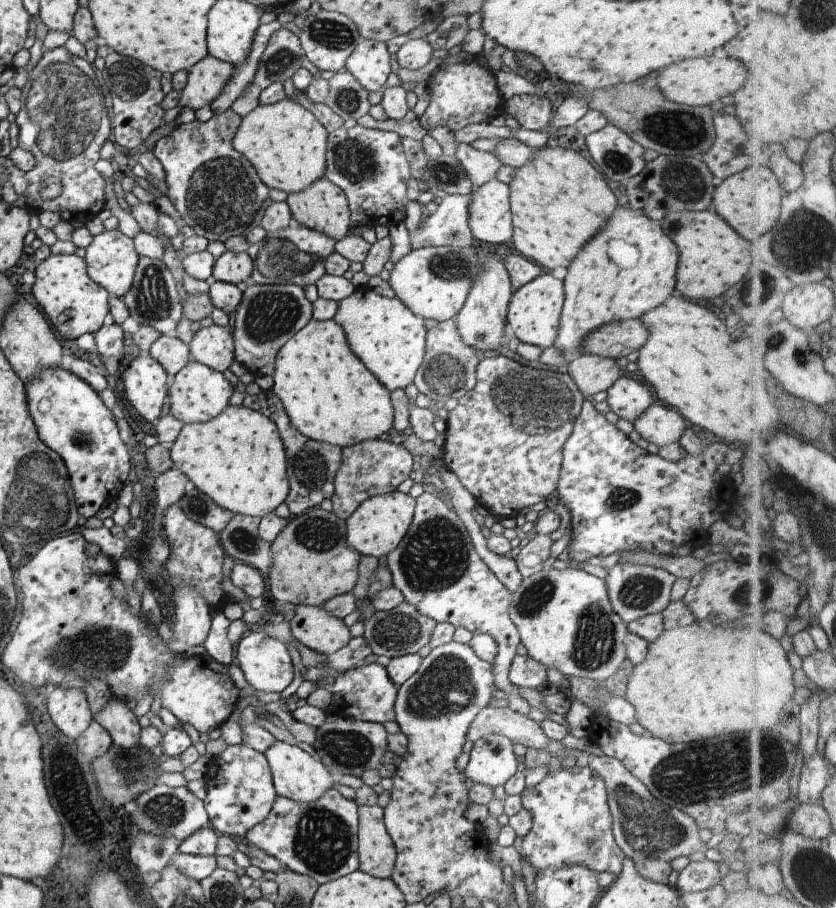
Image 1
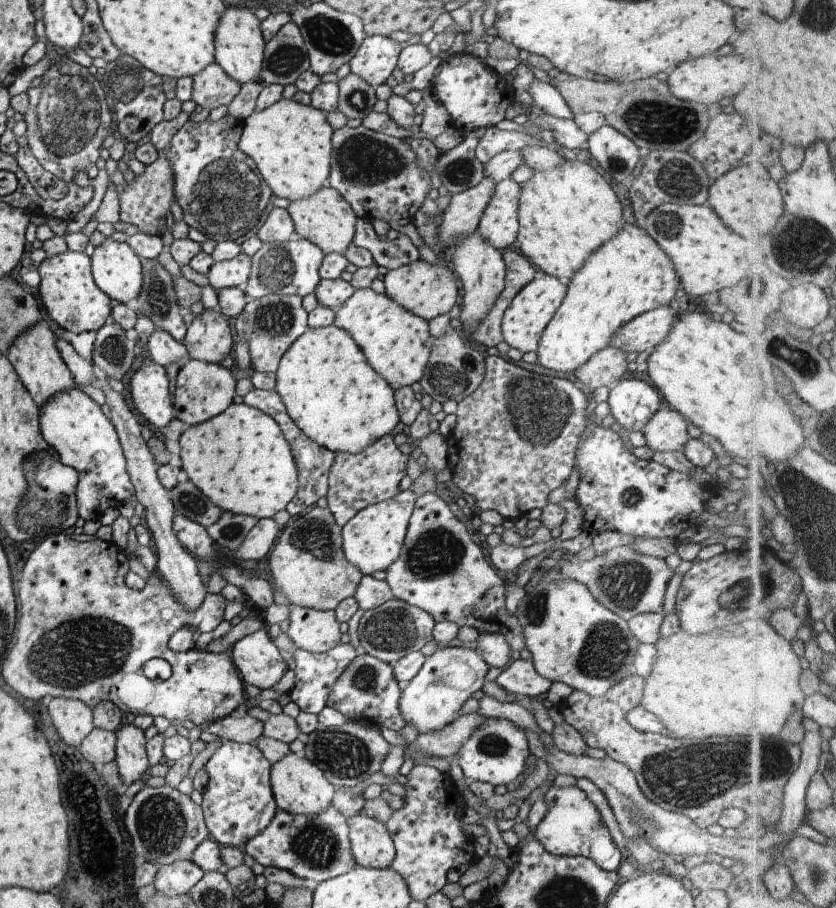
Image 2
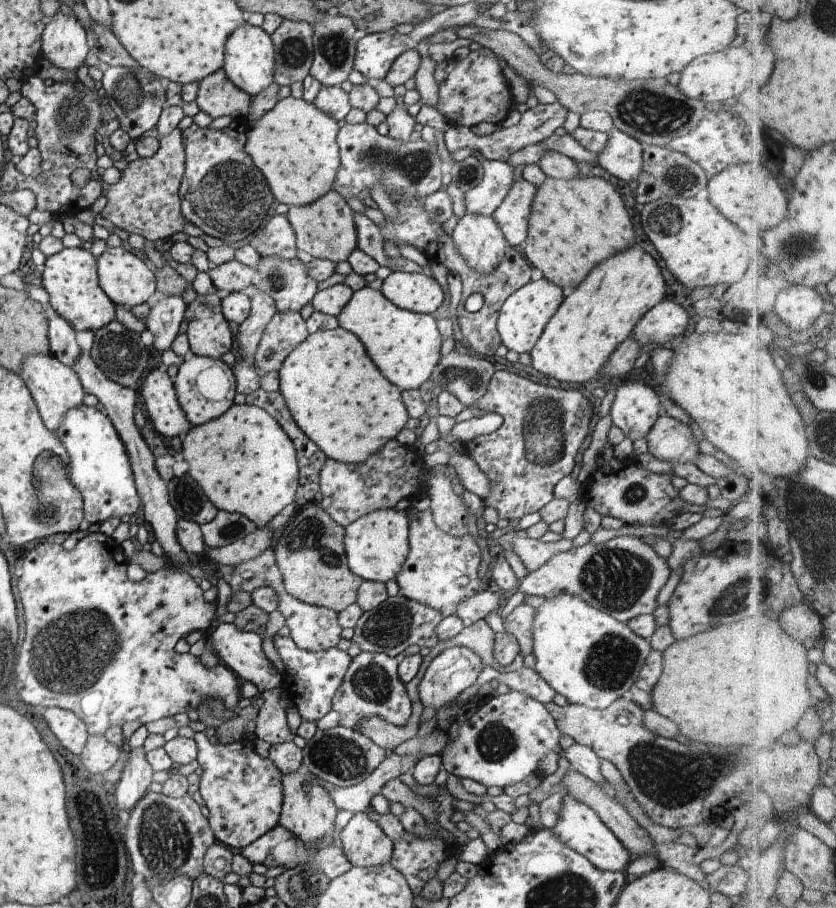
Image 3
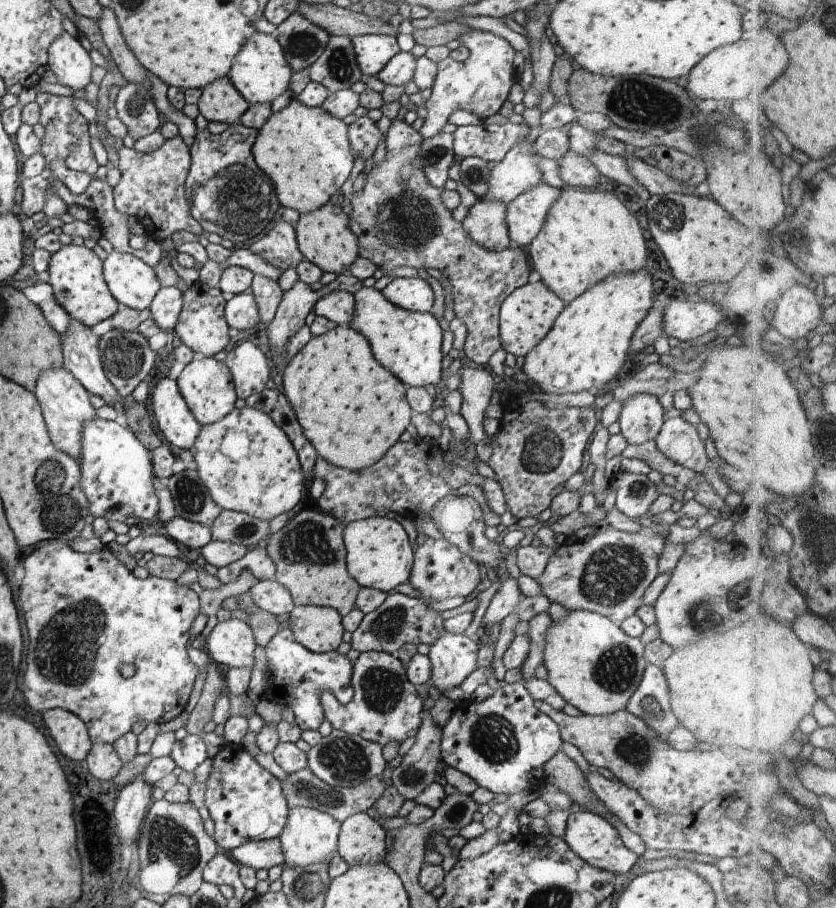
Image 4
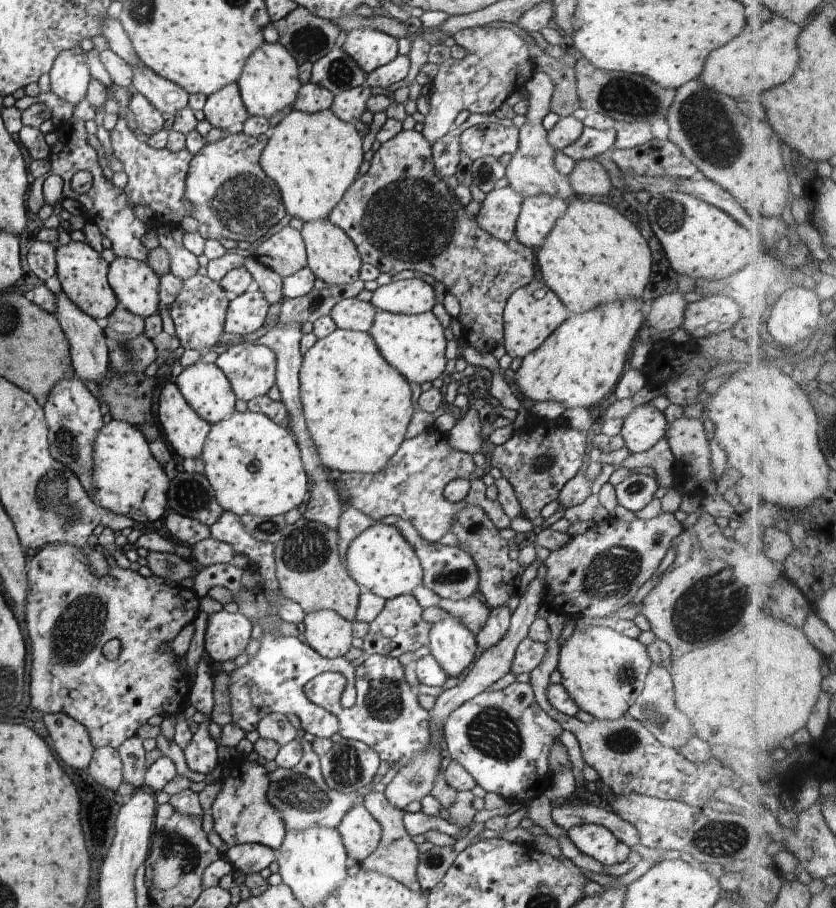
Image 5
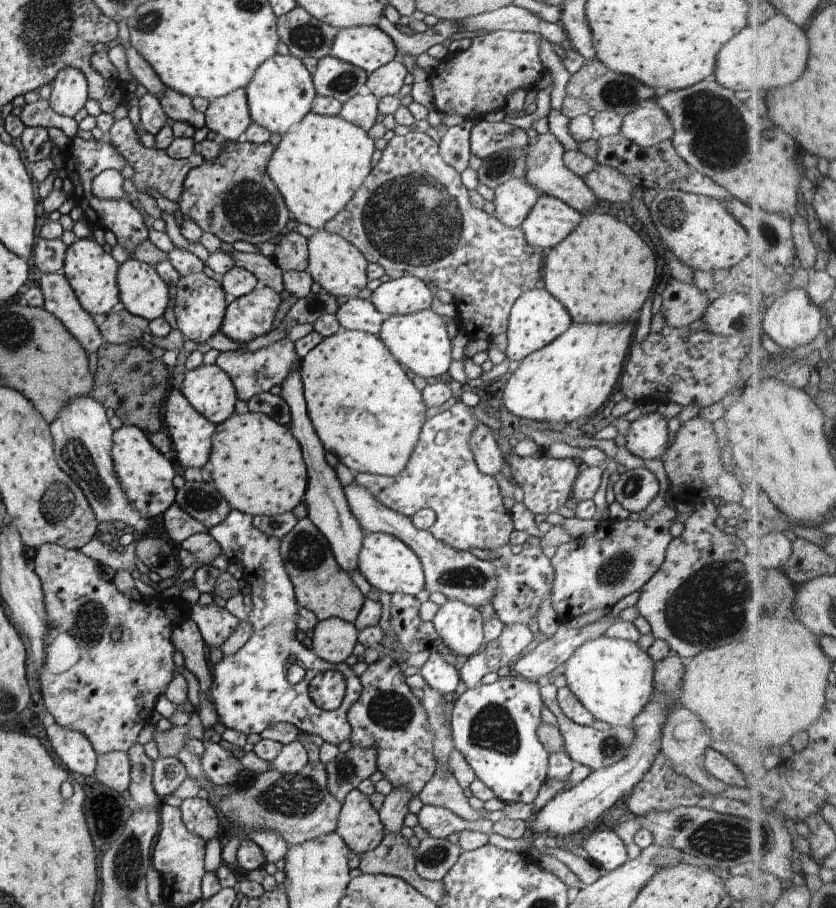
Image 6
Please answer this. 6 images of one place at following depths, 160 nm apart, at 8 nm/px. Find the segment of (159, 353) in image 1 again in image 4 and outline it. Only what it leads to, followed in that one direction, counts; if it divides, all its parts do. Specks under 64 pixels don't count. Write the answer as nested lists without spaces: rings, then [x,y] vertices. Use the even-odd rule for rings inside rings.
[[[161,287],[150,303],[150,318],[165,333],[175,330],[183,307],[183,293],[178,287]]]

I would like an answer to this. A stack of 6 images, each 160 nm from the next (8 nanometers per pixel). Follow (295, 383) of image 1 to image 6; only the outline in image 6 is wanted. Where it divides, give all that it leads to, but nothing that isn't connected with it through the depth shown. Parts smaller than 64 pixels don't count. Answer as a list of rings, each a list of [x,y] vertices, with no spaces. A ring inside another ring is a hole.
[[[340,326],[332,336],[323,338],[304,358],[300,374],[309,417],[325,450],[336,454],[351,472],[396,476],[406,466],[418,442],[422,425],[428,420],[423,394],[416,389],[399,362],[381,338],[364,331],[351,331]]]

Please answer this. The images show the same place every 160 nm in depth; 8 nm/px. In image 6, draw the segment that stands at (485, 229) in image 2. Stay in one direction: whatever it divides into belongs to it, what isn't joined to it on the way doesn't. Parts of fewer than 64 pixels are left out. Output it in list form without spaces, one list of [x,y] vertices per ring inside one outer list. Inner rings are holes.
[[[540,195],[521,224],[530,246],[545,253],[577,225],[581,213],[560,199]]]

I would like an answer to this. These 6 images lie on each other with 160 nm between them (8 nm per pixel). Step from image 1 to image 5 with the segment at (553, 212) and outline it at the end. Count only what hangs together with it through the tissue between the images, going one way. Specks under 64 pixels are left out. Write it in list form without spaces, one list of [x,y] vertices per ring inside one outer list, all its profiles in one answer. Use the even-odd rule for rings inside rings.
[[[578,197],[571,201],[535,253],[546,286],[564,303],[569,315],[626,296],[640,296],[652,266],[652,254],[644,236],[608,204],[596,200],[583,202]]]

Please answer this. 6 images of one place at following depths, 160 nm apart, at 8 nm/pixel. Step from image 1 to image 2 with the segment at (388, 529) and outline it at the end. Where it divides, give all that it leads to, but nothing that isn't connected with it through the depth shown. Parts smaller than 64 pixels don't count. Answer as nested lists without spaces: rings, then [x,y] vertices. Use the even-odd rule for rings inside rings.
[[[407,489],[400,491],[395,497],[389,498],[387,501],[364,507],[360,512],[354,515],[352,520],[349,520],[341,528],[345,557],[356,566],[357,569],[360,569],[363,575],[371,575],[372,572],[376,572],[376,570],[386,570],[399,557],[416,499],[417,495],[415,495],[412,490]]]

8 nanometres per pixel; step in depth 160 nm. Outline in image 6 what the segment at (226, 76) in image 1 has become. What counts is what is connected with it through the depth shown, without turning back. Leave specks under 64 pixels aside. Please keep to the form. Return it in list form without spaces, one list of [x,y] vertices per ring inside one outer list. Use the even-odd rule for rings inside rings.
[[[243,88],[209,101],[205,112],[205,125],[226,141],[236,141],[252,121]]]

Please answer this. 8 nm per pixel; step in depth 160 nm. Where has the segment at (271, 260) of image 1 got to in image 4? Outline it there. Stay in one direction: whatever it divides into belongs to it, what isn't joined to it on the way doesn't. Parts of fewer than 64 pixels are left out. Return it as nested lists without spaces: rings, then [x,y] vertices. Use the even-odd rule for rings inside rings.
[[[300,279],[294,282],[292,288],[283,291],[283,297],[266,332],[272,352],[272,368],[277,379],[281,378],[285,366],[293,357],[285,350],[288,339],[305,324],[306,316],[315,308],[318,299],[317,291]]]

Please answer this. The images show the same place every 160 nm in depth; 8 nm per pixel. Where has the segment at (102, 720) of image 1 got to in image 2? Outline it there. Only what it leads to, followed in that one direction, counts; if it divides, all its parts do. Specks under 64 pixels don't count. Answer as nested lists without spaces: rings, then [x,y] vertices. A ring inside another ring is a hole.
[[[125,721],[115,730],[115,735],[115,761],[126,788],[149,773],[150,763],[145,749],[147,740],[141,728]]]

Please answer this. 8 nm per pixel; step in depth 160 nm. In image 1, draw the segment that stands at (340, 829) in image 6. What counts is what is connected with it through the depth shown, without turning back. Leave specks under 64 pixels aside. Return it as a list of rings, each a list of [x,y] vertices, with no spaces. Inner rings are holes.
[[[358,805],[359,870],[375,878],[391,878],[397,851],[383,822],[380,806]]]

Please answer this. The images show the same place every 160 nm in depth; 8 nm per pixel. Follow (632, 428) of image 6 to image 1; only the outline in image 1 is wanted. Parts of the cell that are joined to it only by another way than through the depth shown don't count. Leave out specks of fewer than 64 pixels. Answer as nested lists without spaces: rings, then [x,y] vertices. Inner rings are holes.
[[[620,377],[608,390],[608,405],[610,410],[620,418],[634,423],[634,420],[649,410],[656,402],[654,392],[650,392],[644,384],[634,378]]]

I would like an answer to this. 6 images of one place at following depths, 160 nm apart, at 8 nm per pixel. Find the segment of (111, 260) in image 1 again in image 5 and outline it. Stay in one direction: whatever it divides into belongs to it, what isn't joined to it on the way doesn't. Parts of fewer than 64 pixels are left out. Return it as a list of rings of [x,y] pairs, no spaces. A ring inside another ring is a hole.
[[[116,257],[109,266],[107,279],[117,300],[132,314],[140,315],[145,319],[159,312],[160,276],[150,268],[147,262],[132,257]]]

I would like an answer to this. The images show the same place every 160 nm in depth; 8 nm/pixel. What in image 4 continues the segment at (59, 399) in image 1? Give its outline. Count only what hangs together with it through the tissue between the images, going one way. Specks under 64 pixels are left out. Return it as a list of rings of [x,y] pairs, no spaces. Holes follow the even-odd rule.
[[[91,418],[81,430],[80,486],[88,499],[89,514],[110,522],[128,518],[150,520],[157,515],[159,500],[154,488],[151,452],[120,419]]]

